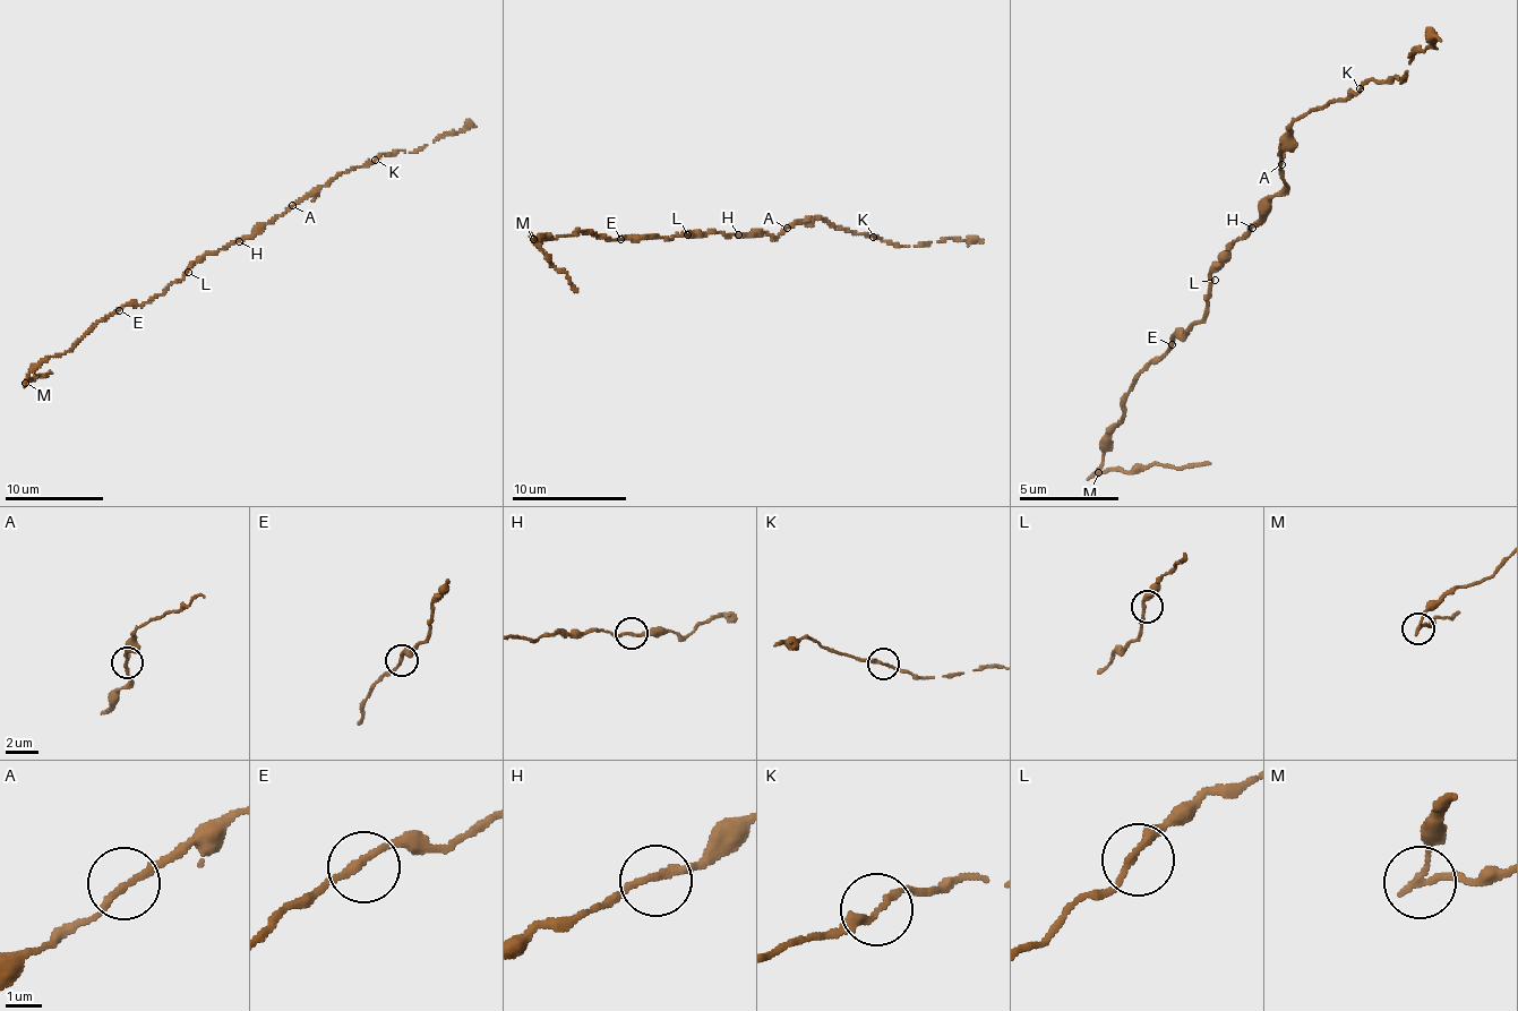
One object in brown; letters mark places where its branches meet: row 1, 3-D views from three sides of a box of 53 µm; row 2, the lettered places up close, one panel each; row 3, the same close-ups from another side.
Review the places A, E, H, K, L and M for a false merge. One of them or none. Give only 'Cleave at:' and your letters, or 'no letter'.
Cleave at: M

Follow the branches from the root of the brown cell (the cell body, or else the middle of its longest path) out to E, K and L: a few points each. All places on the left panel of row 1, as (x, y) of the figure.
E: (224, 246), (199, 257), (183, 277), (176, 280), (162, 294), (155, 294), (140, 305), (123, 306), (119, 310)
K: (224, 246), (252, 238), (267, 223), (328, 186), (342, 172), (368, 166), (375, 159)
L: (224, 246), (206, 251), (188, 272)

